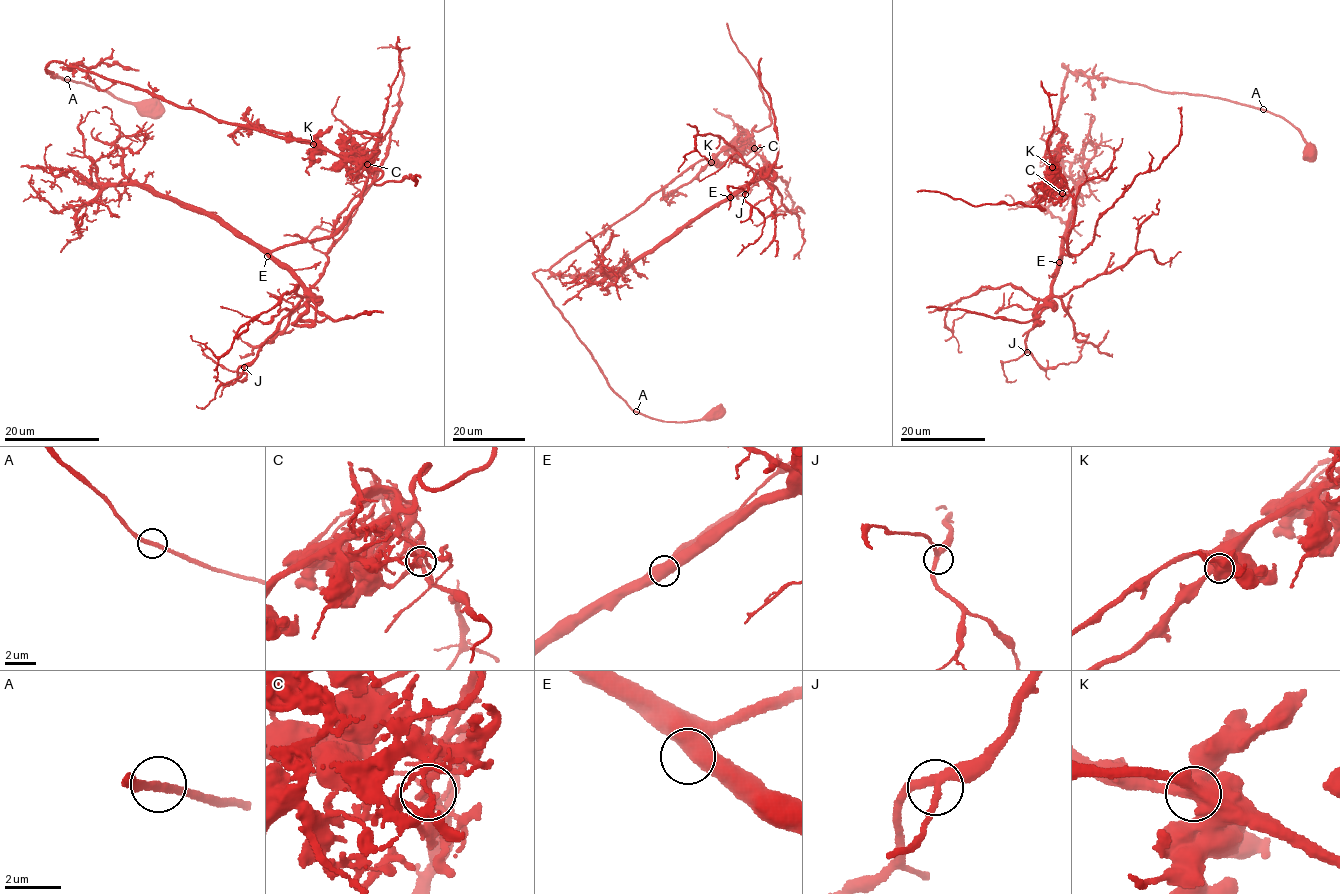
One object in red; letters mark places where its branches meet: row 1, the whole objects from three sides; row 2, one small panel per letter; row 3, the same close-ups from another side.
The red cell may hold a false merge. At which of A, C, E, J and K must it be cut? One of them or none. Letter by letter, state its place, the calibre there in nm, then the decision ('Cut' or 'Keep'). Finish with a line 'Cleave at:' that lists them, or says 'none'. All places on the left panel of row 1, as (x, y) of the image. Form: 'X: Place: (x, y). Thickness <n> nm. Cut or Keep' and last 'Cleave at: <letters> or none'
A: Place: (67, 79). Thickness 280 nm. Keep
C: Place: (367, 164). Thickness 170 nm. Cut
E: Place: (267, 256). Thickness 500 nm. Keep
J: Place: (244, 367). Thickness 260 nm. Keep
K: Place: (313, 144). Thickness 600 nm. Keep
Cleave at: C

